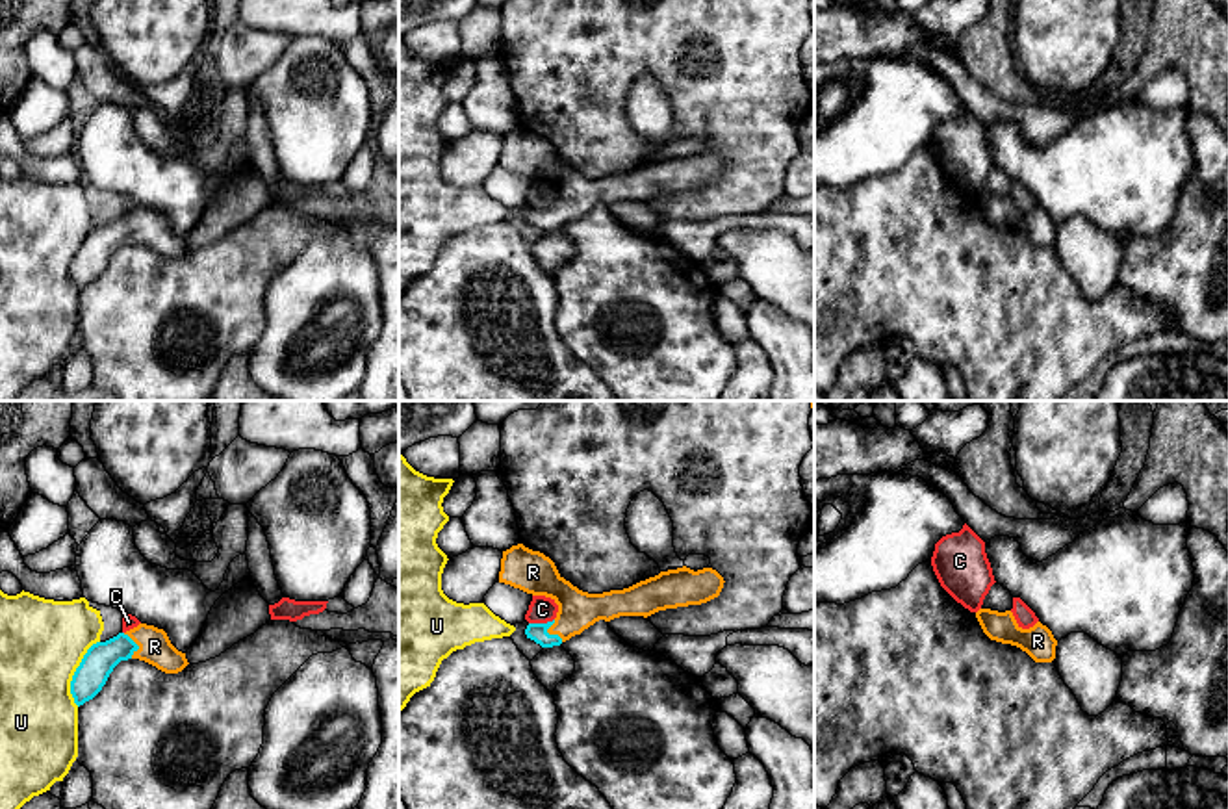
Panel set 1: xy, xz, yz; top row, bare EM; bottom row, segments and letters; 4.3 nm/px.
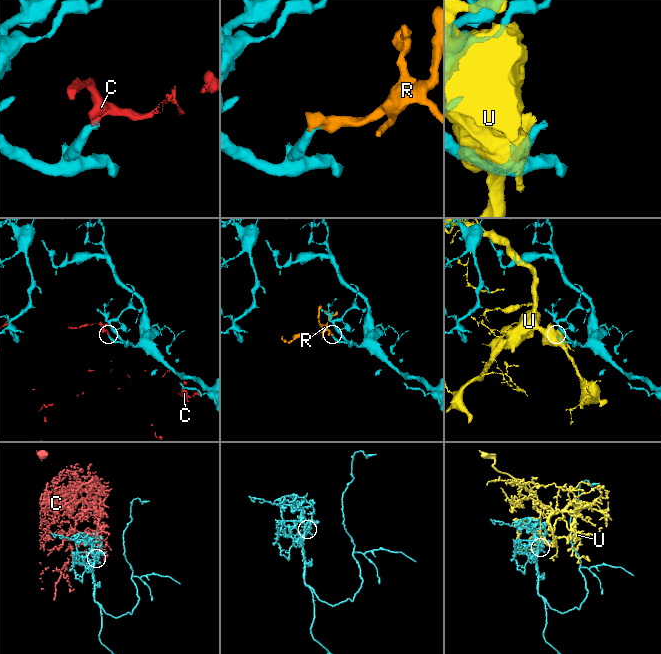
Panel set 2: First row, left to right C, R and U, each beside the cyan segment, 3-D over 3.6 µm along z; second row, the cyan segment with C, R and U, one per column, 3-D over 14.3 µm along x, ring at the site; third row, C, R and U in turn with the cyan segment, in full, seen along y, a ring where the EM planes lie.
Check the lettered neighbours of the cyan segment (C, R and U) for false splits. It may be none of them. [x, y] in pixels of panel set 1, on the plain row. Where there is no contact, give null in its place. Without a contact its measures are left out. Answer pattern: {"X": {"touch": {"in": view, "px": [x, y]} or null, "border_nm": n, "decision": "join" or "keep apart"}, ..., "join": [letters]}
{"C": {"touch": {"in": "xz", "px": [540, 208]}, "border_nm": 110, "decision": "keep apart"}, "R": {"touch": {"in": "xy", "px": [136, 229]}, "border_nm": 120, "decision": "join"}, "U": {"touch": {"in": "xy", "px": [75, 256]}, "border_nm": 300, "decision": "keep apart"}, "join": ["R"]}

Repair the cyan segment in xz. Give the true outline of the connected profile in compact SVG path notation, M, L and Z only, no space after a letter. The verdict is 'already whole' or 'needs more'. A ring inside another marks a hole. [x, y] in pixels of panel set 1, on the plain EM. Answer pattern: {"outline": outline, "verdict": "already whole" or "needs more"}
{"outline": "M518 128L503 135L499 167L532 180L551 182L558 189L553 206L529 208L525 213L527 223L542 232L553 232L599 204L647 202L659 195L707 187L720 180L725 165L712 152L694 156L683 150L623 174L588 178L566 165L549 141Z", "verdict": "needs more"}

